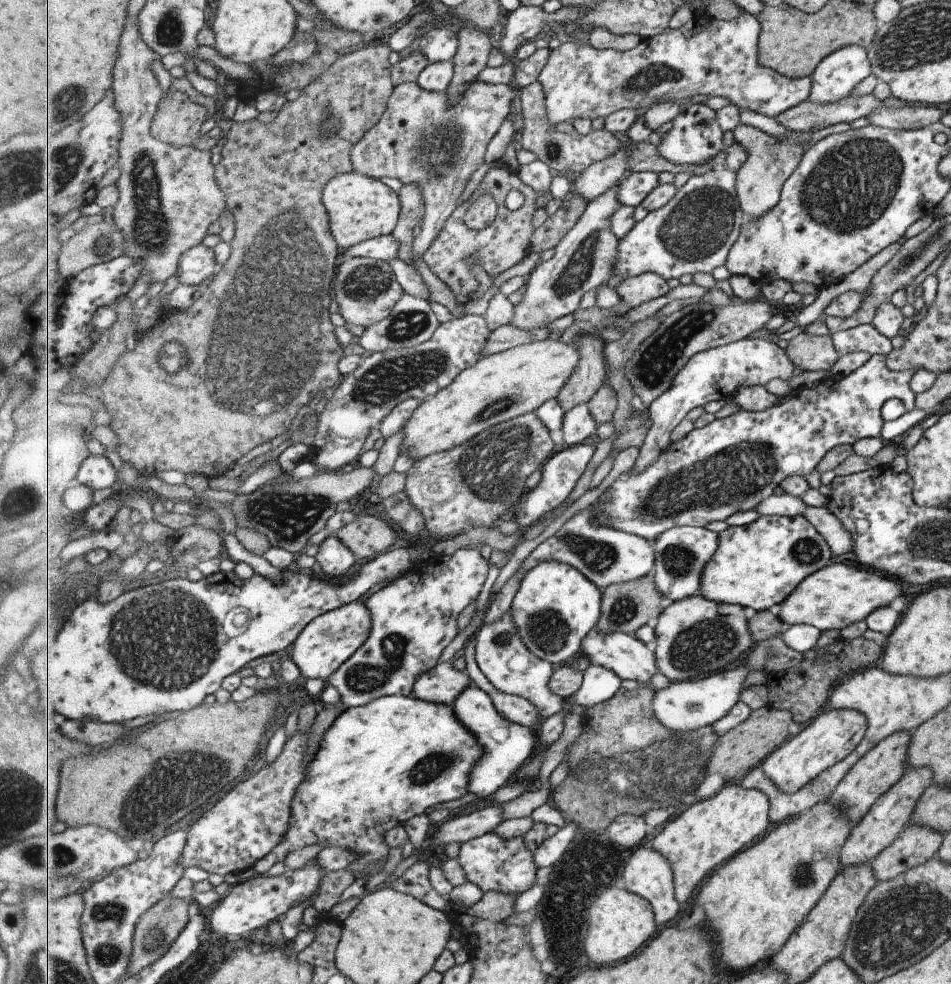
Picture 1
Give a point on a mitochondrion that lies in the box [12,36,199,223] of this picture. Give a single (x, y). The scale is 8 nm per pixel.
(67, 103)

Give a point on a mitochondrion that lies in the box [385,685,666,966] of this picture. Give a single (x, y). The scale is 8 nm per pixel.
(576, 879)

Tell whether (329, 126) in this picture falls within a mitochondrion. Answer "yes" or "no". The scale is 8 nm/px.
yes

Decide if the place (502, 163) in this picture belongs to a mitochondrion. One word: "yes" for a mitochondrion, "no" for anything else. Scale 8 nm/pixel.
no

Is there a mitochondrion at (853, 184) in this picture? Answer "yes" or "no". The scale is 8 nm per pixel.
yes

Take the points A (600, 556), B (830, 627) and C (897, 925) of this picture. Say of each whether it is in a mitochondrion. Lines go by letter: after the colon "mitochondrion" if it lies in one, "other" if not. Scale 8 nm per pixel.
A: mitochondrion
B: other
C: mitochondrion

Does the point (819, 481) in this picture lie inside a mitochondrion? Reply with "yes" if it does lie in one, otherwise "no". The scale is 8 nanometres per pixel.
no

